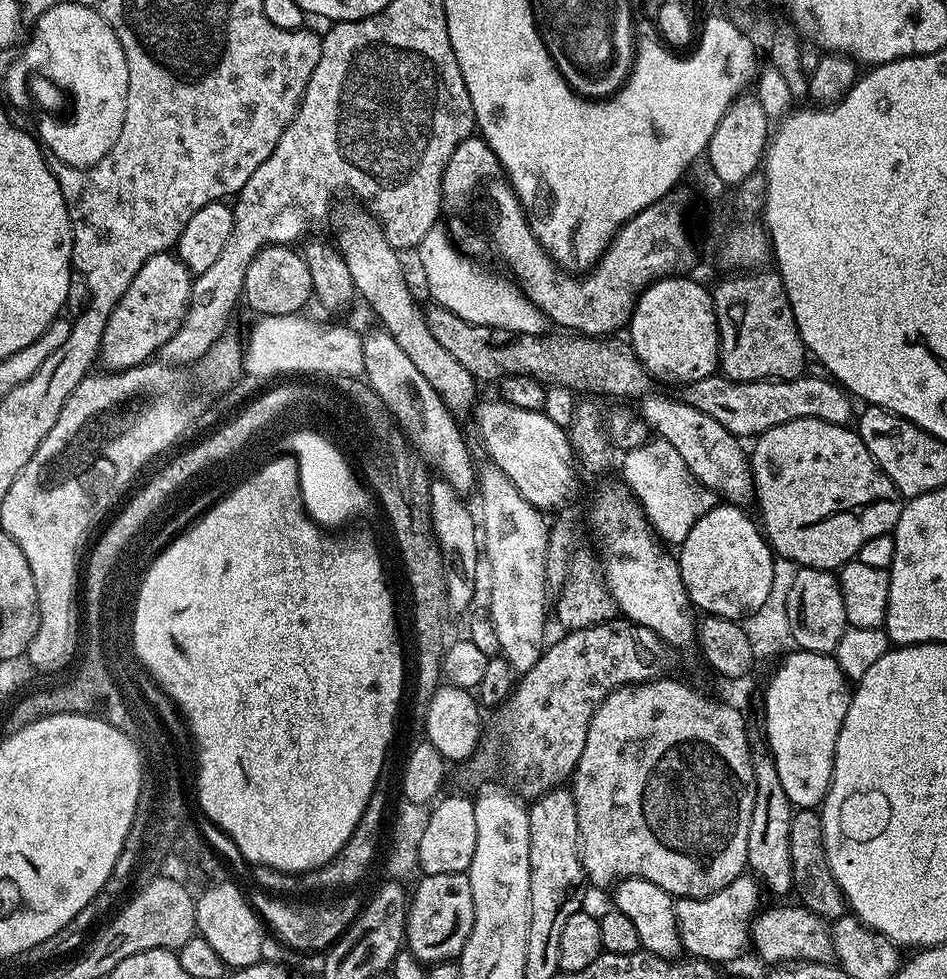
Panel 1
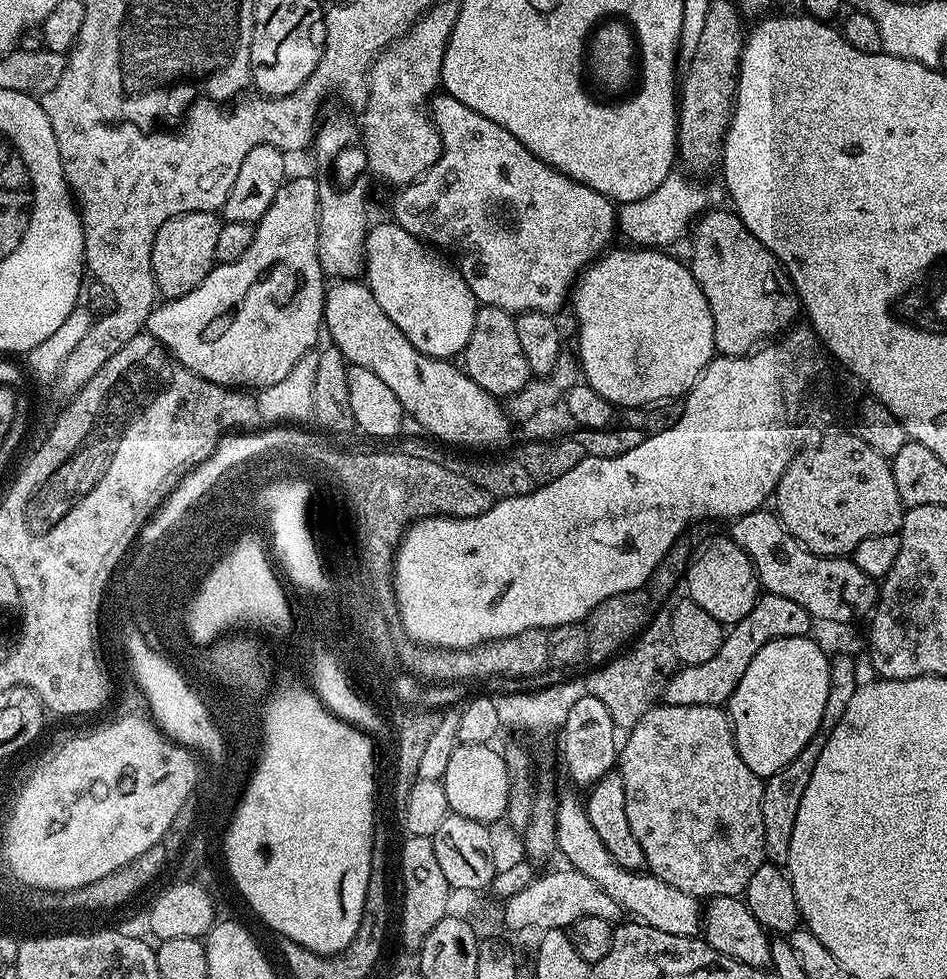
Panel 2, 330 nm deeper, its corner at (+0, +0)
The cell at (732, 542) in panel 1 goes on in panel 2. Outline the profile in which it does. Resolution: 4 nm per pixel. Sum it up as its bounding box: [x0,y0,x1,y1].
[686,535,758,626]

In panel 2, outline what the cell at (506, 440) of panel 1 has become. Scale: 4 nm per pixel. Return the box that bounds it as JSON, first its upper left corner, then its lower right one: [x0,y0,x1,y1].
[323,279,510,444]

